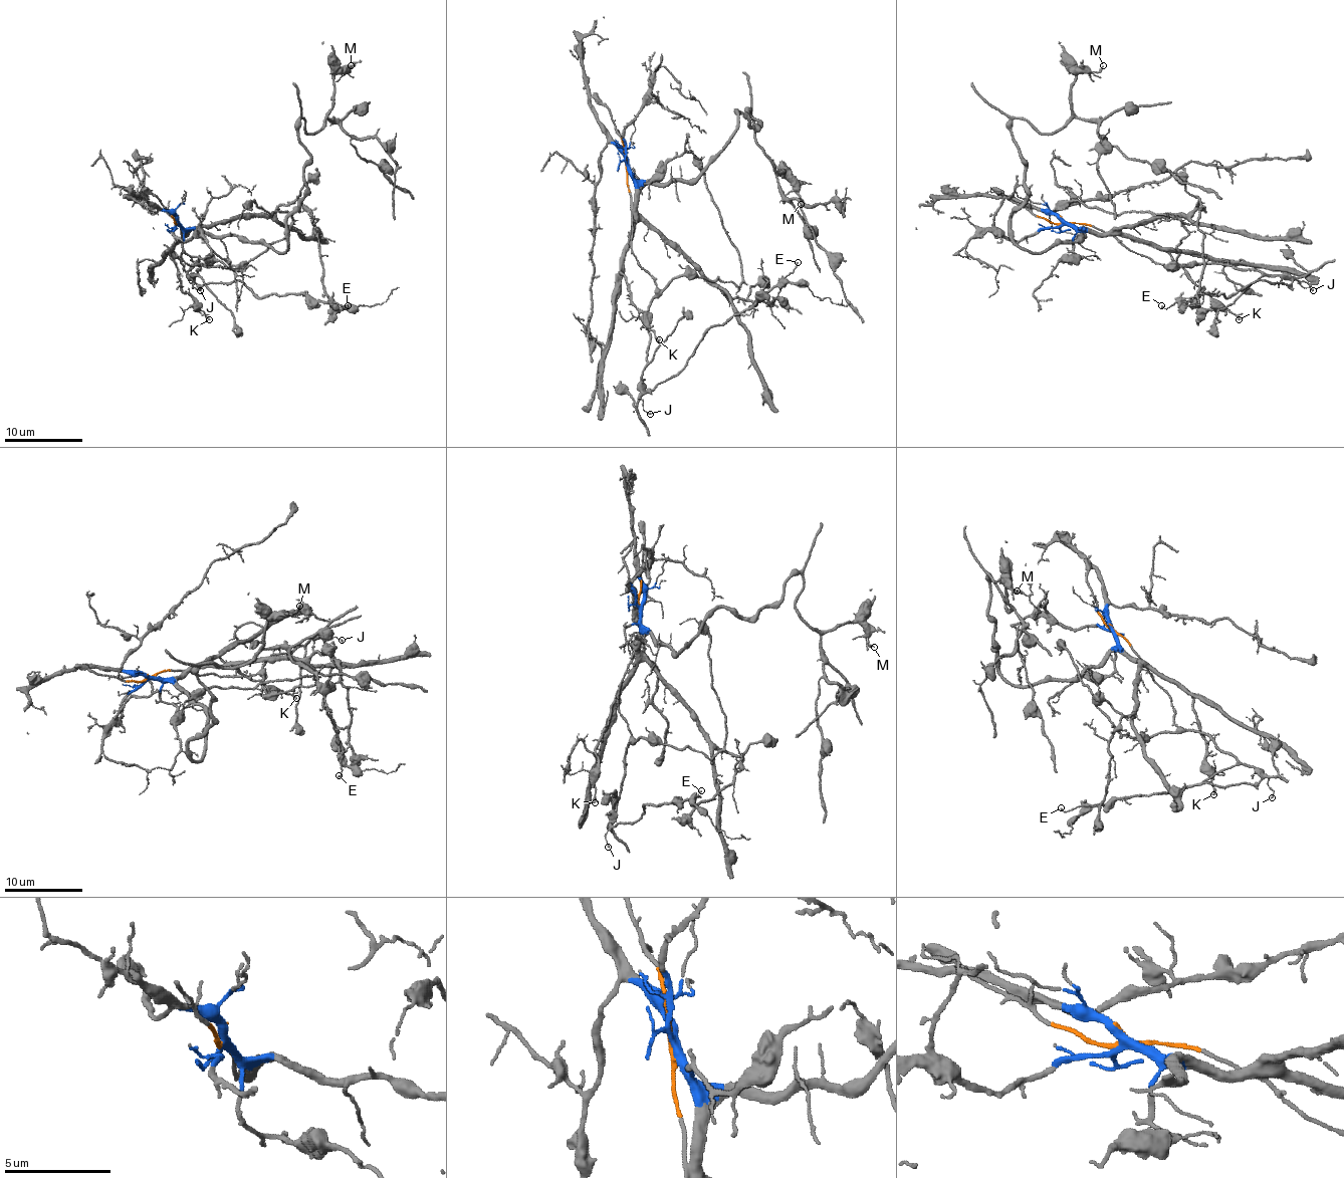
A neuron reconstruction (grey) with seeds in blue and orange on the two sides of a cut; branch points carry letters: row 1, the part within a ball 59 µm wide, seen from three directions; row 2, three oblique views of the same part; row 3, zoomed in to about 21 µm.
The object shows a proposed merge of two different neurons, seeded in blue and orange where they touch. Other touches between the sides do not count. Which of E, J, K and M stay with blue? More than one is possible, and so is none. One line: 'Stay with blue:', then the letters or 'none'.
Stay with blue: K, M

